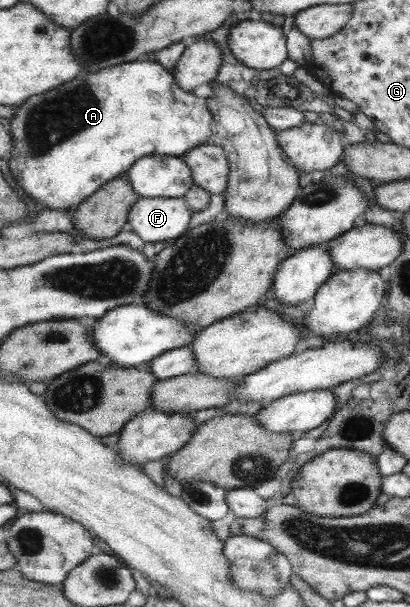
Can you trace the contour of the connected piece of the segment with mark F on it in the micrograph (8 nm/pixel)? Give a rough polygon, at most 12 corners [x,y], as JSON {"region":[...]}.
{"region":[[139,197],[126,225],[142,242],[178,238],[184,197]]}

